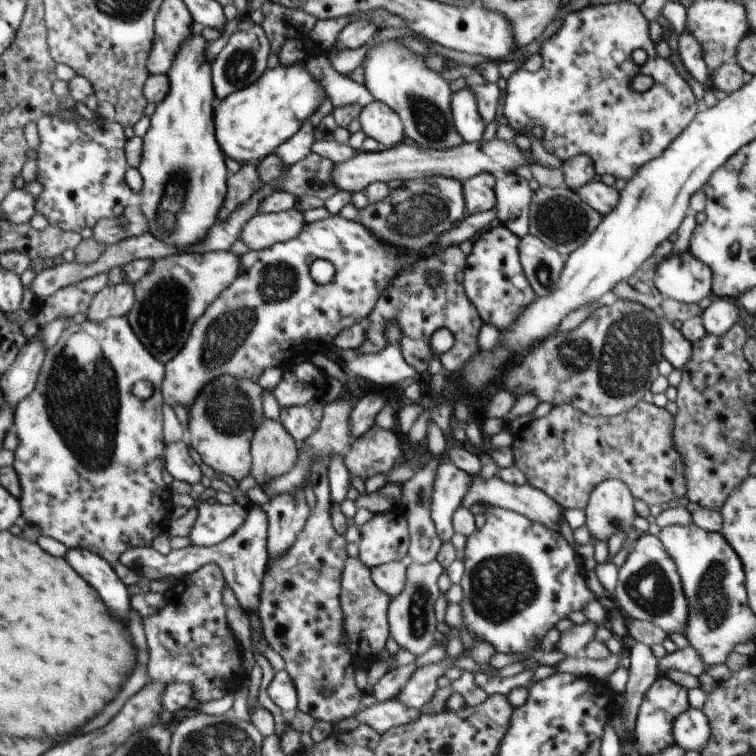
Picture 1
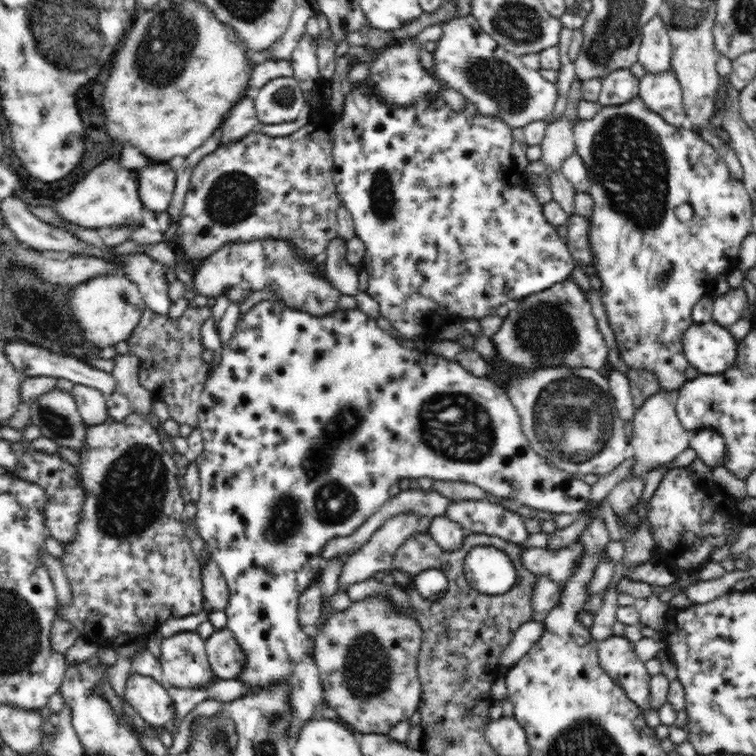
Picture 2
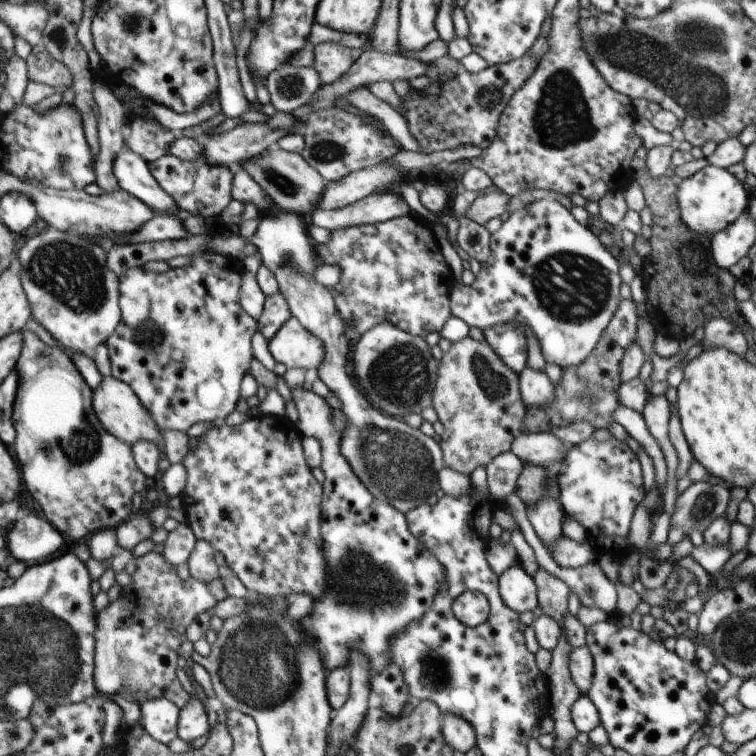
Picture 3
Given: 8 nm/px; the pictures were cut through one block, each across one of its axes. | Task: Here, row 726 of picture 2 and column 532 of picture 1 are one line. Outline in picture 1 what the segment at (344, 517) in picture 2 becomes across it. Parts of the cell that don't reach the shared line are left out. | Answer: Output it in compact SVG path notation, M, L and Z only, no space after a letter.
M502 225L488 228L472 242L473 247L464 269L466 296L478 309L485 324L495 326L500 331L513 325L515 318L537 297L519 259L519 242L520 239Z

